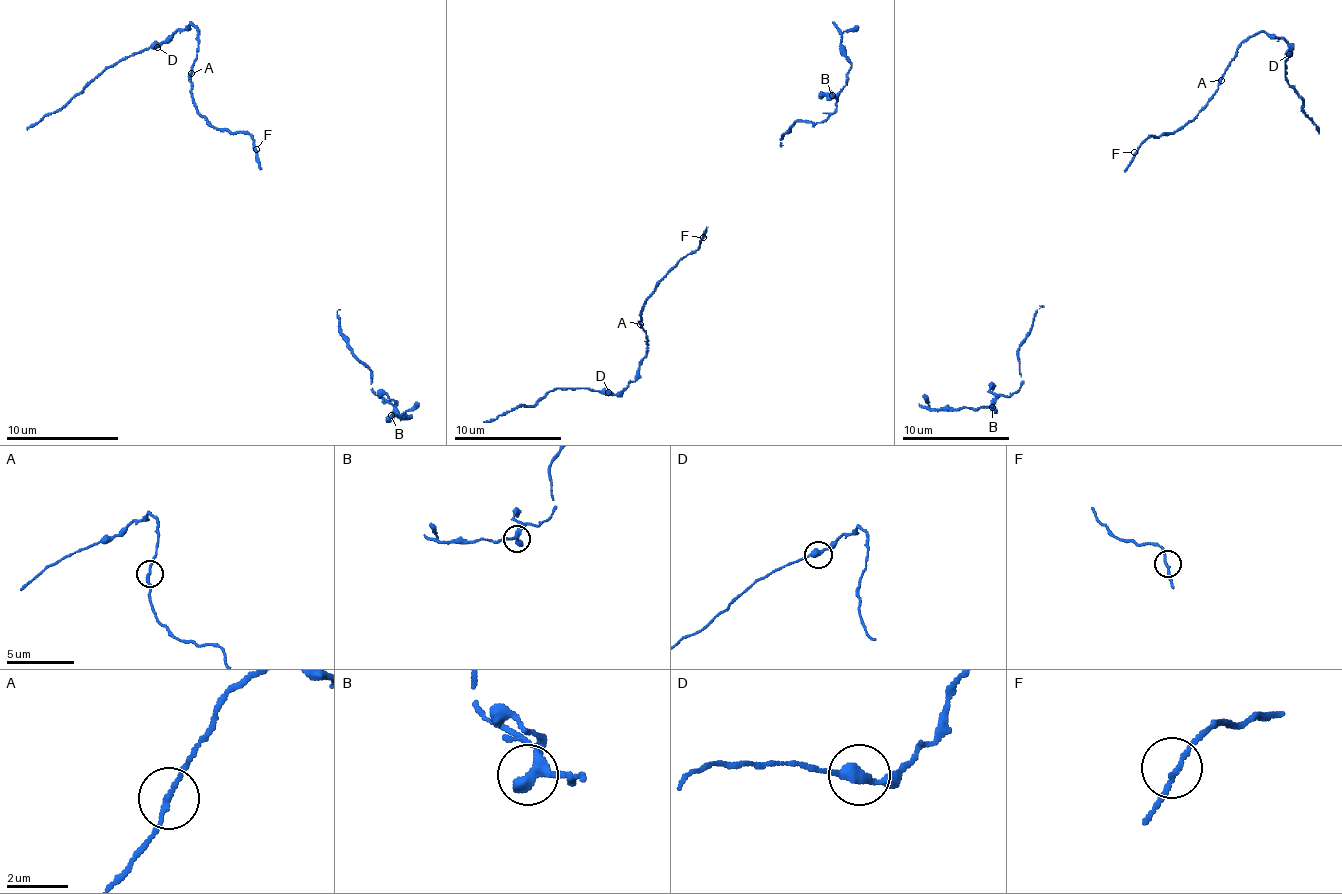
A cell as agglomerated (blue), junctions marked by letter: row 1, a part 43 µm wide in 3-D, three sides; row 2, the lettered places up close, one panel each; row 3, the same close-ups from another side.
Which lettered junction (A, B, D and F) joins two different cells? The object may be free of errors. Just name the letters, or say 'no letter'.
no letter

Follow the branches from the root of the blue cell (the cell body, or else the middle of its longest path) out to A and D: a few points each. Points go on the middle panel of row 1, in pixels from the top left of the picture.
A: (700, 240), (700, 245), (681, 258), (646, 299), (641, 309), (641, 323)
D: (700, 240), (700, 245), (679, 261), (641, 309), (646, 352), (638, 363), (638, 377), (617, 393), (609, 393)

